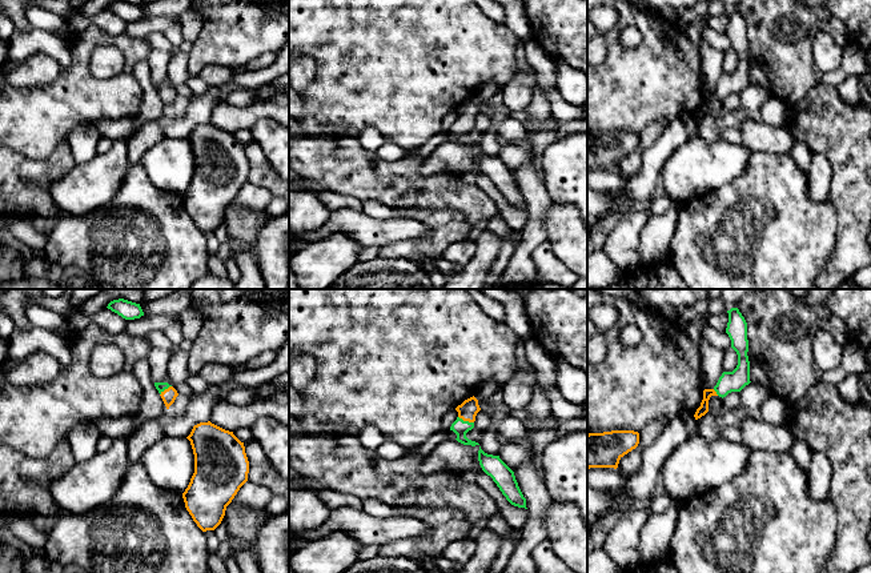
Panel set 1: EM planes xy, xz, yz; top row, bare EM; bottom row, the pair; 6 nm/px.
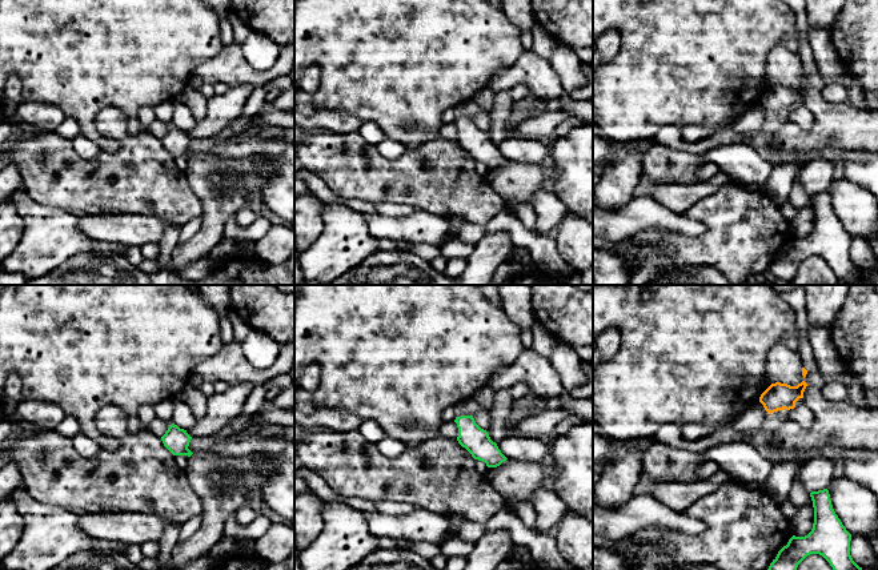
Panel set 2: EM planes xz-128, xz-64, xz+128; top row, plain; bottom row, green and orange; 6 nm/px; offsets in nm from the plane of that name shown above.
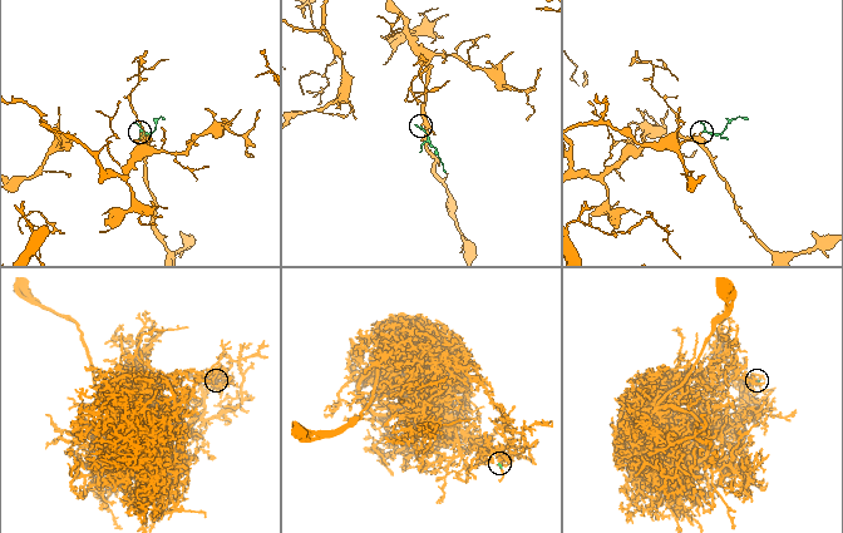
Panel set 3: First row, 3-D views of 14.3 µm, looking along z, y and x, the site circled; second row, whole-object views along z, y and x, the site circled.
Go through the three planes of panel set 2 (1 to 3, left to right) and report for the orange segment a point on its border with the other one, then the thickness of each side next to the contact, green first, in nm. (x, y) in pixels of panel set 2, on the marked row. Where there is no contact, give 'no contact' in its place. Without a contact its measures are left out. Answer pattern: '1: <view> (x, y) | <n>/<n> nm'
1: no contact
2: no contact
3: no contact

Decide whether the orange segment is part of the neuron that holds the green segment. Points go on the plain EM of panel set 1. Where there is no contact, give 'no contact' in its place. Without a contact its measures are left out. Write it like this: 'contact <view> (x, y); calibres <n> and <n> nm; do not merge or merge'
contact xz (466, 123); calibres 90 and 120 nm; merge

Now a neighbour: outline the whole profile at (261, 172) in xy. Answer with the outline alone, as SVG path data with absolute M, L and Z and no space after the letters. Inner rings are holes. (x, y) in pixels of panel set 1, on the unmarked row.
M256 141L245 144L244 148L249 163L248 181L266 188L273 197L289 201L289 181L277 175L262 148Z

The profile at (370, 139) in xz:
M365 128L357 136L364 148L370 152L377 152L386 141L376 128Z

